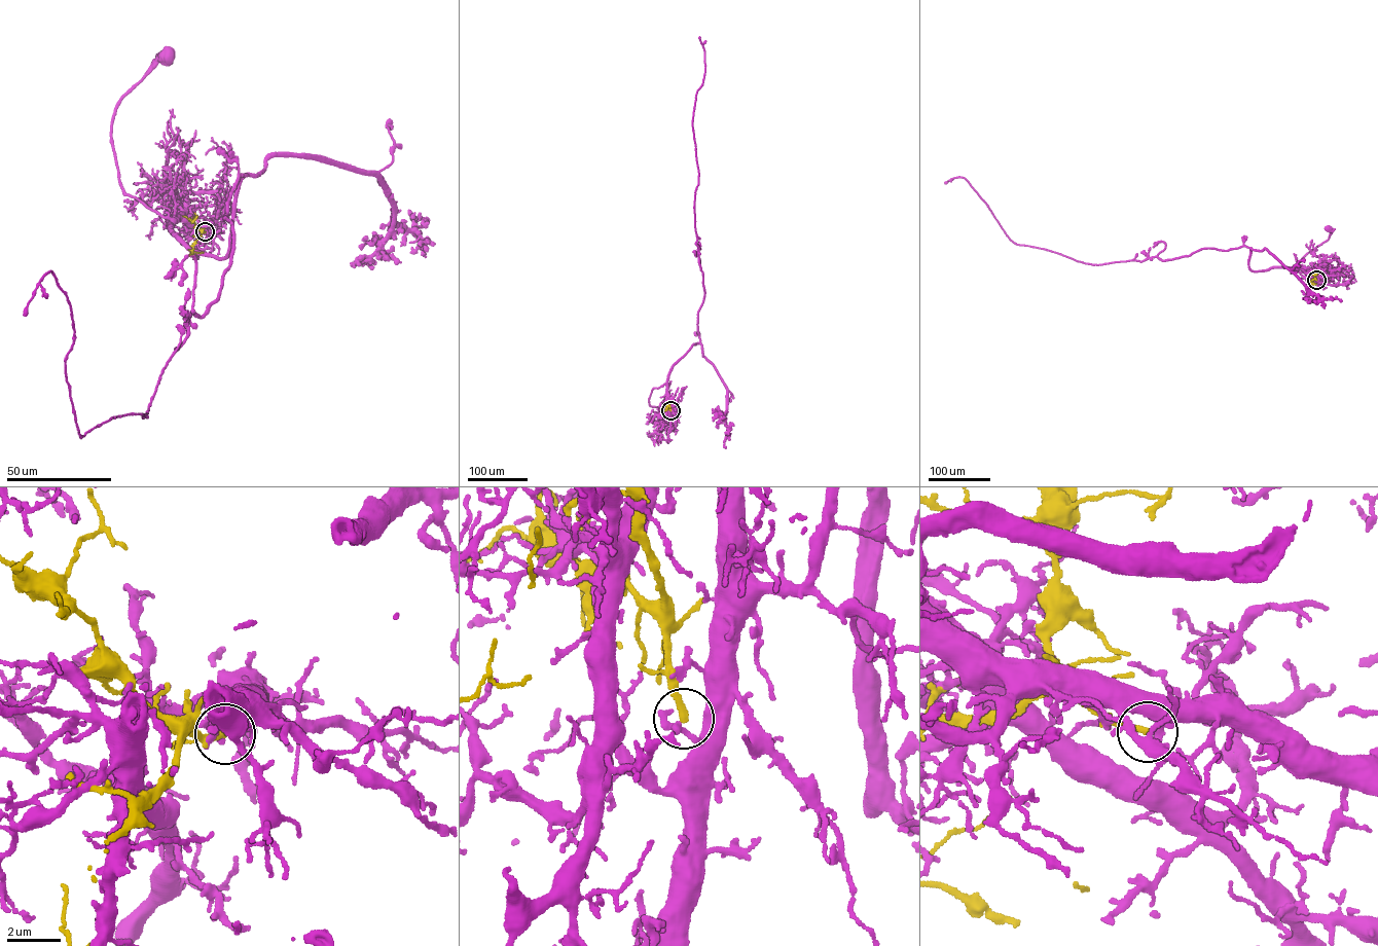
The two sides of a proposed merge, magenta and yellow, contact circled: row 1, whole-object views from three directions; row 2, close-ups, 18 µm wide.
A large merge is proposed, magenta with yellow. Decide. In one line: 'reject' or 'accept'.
reject

